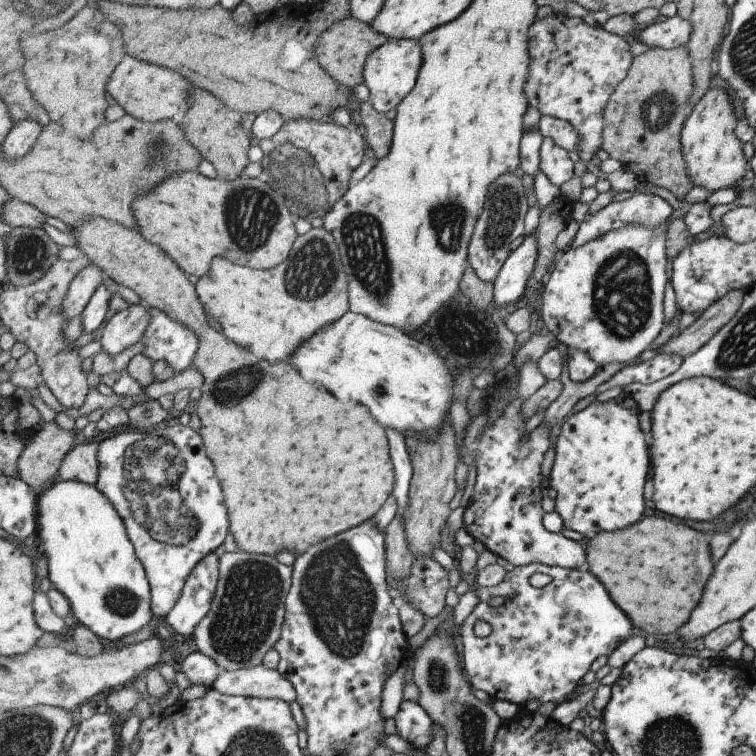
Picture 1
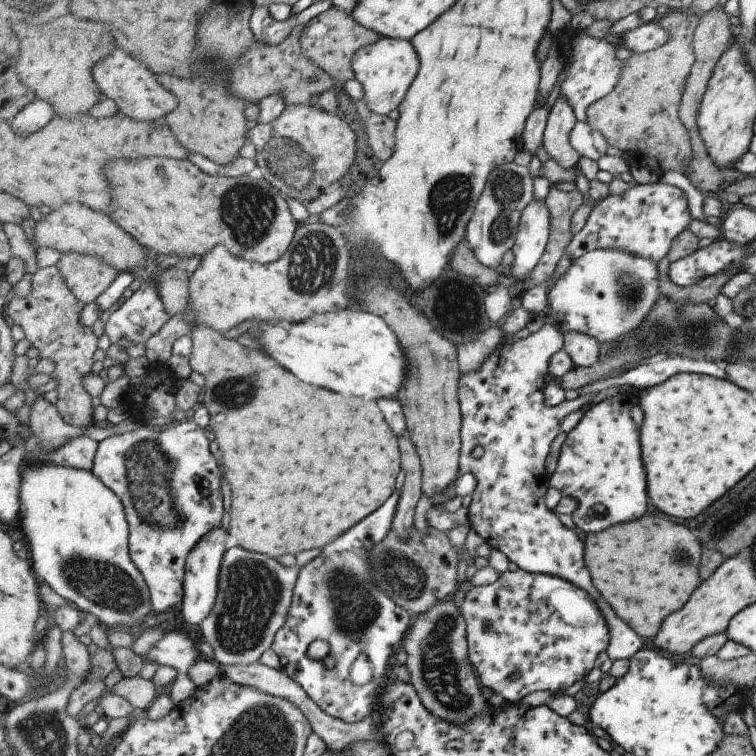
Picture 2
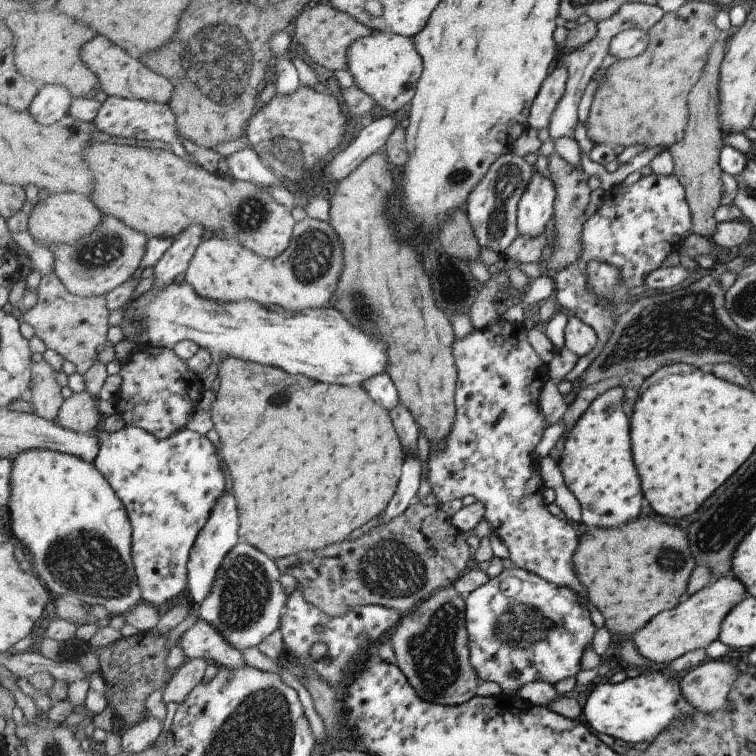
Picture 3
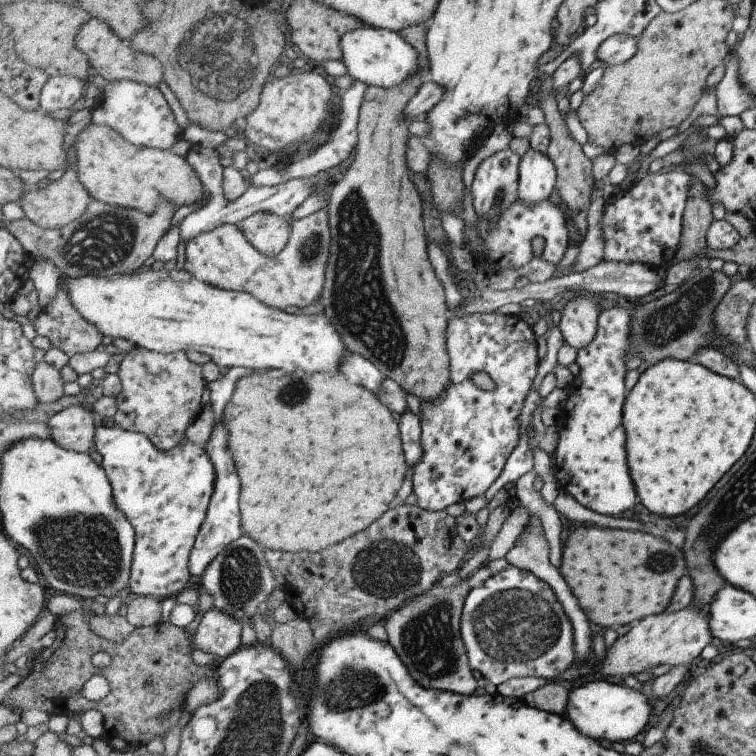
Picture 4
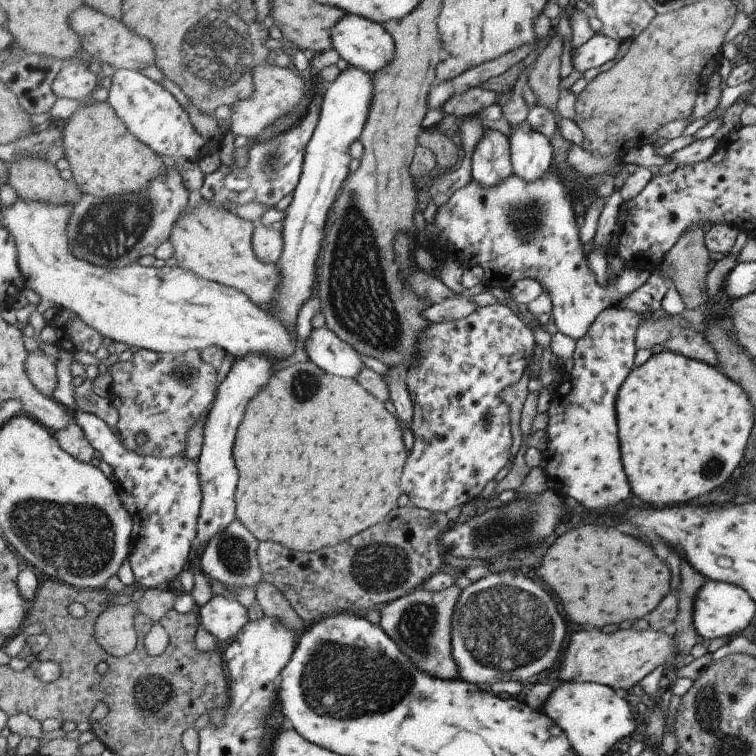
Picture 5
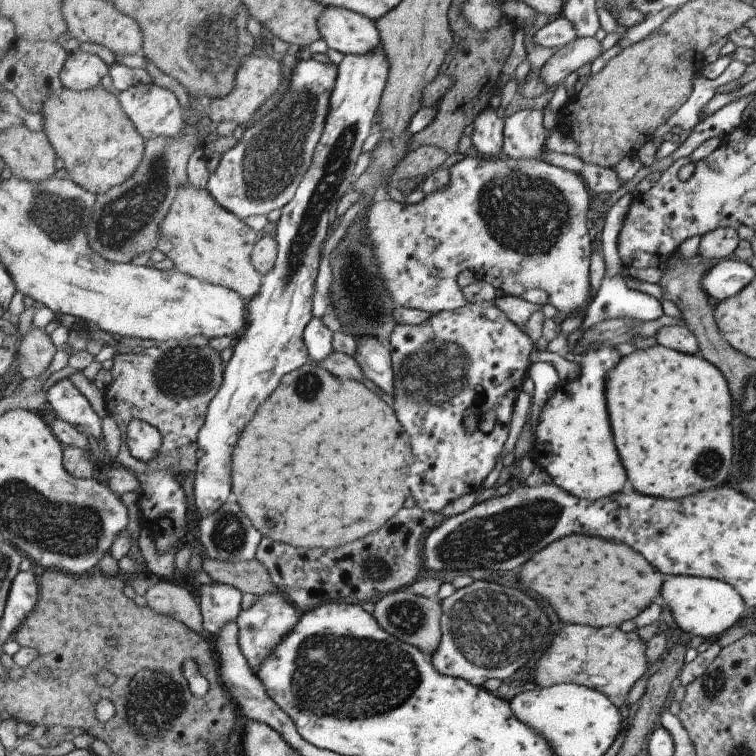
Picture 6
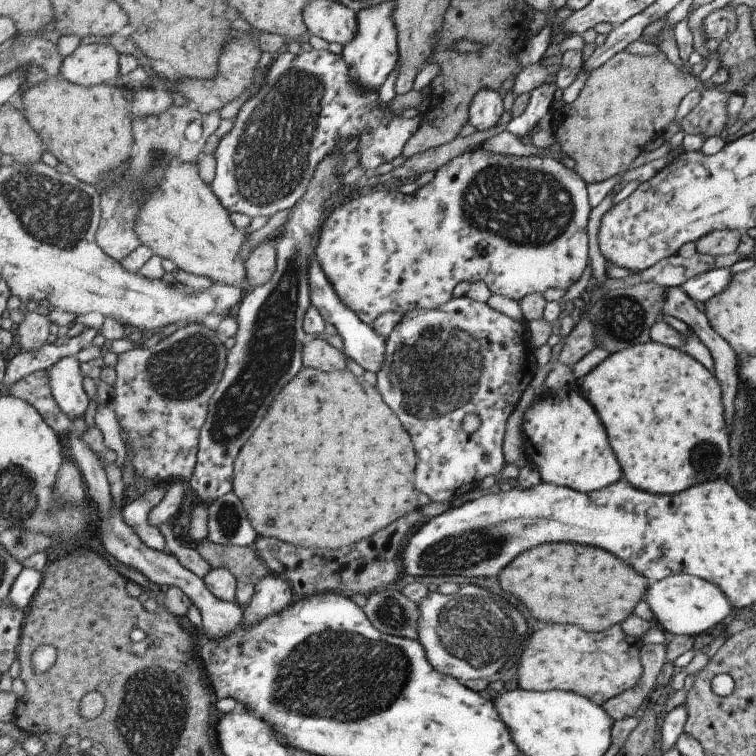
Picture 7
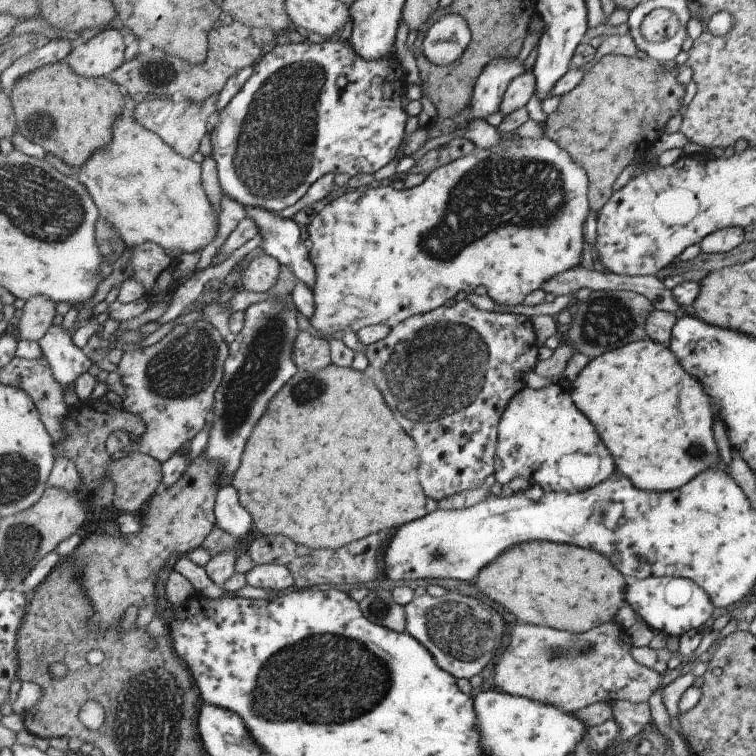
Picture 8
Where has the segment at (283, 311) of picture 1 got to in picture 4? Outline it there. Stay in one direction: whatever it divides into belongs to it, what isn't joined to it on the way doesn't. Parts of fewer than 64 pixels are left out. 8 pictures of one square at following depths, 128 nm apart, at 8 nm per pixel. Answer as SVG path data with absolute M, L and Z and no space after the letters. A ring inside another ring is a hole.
M328 207L293 221L292 228L292 236L283 252L266 257L249 242L239 225L223 223L188 240L181 250L181 265L198 279L222 289L250 292L270 307L287 310L289 306L309 306L323 296L327 278L332 250Z

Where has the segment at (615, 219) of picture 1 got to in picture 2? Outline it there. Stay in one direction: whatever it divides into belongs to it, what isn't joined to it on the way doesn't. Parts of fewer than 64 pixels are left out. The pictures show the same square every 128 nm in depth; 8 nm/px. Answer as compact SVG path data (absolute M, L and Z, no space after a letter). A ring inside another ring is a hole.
M649 182L649 184L635 184L618 196L609 196L595 203L583 228L571 240L565 255L561 258L557 270L547 282L533 287L525 293L520 293L521 306L532 317L547 309L548 290L577 258L598 249L621 248L637 254L639 258L649 258L651 262L659 262L667 254L671 240L689 226L689 212L685 196L679 188L669 184Z

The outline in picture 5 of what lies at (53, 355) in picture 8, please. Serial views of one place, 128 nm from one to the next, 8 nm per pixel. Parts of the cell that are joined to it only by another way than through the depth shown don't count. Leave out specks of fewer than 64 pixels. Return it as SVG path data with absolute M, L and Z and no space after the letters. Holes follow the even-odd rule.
M62 350L57 358L58 385L51 396L69 410L87 435L90 445L112 467L111 478L116 481L123 506L132 514L135 528L132 530L132 553L127 559L135 581L145 589L168 588L169 580L187 566L194 546L193 538L198 535L198 522L204 504L199 462L193 462L187 455L167 458L143 455L140 447L125 444L117 429L109 428L99 416L81 411L77 406L71 374L71 362L75 360L75 354Z

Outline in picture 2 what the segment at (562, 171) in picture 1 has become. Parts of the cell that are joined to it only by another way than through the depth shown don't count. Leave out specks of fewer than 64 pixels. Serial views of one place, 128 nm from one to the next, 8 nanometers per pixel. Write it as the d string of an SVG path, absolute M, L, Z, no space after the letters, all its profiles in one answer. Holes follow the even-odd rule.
M565 98L554 99L543 148L549 159L566 170L575 168L581 158L579 152L571 146L571 132L577 124L577 114L573 106Z

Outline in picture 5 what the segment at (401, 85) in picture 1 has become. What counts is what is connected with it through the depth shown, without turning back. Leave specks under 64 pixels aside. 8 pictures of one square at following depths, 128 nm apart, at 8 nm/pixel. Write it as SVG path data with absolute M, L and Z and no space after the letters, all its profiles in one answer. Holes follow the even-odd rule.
M348 13L347 17L332 26L332 44L334 50L349 65L362 68L371 74L387 69L396 58L395 38L385 26L356 14Z

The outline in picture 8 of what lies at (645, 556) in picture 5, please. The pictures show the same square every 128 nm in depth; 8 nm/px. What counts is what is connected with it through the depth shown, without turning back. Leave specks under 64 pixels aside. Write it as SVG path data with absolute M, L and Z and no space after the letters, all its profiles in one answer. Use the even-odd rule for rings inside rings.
M525 542L525 546L515 545L509 554L501 554L472 584L475 591L503 604L521 622L582 632L608 623L626 604L628 579L597 551L570 544Z

